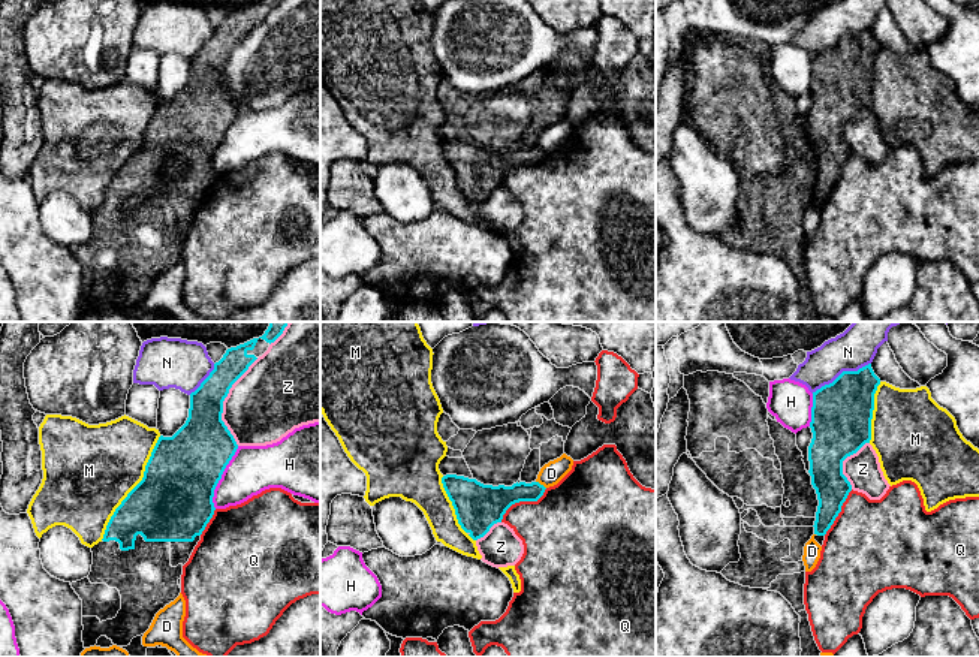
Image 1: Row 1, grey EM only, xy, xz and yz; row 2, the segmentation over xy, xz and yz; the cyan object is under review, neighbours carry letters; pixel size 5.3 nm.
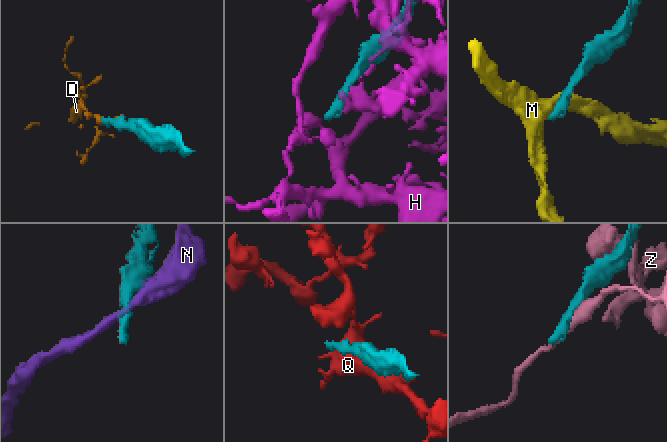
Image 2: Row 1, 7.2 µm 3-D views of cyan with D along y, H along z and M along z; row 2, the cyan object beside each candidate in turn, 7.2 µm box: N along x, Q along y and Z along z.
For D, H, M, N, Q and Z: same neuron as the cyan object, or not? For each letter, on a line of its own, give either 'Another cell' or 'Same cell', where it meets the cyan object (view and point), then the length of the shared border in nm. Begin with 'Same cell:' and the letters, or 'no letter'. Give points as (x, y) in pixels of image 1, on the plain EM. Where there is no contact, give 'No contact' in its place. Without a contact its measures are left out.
Same cell: no letter
D: Another cell. Touches cyan at xz (539, 148). Shared border 70 nm
H: Another cell. Touches cyan at xy (220, 142). Shared border 360 nm
M: Another cell. Touches cyan at xy (133, 153). Shared border 650 nm
N: Another cell. Touches cyan at yz (842, 38). Shared border 360 nm
Q: Another cell. Touches cyan at xz (521, 165). Shared border 320 nm
Z: Another cell. Touches cyan at xy (223, 65). Shared border 480 nm

